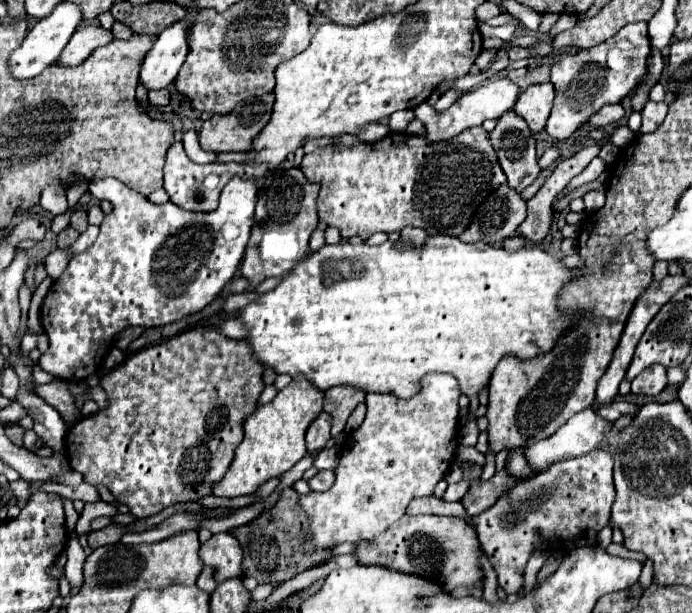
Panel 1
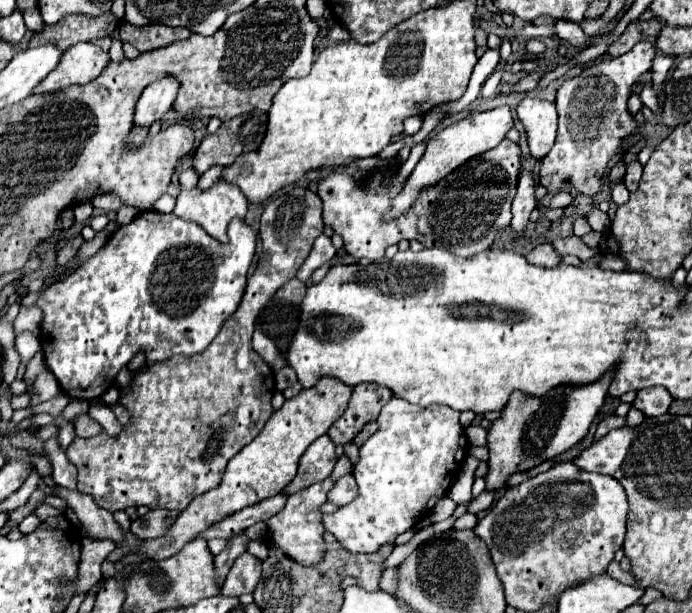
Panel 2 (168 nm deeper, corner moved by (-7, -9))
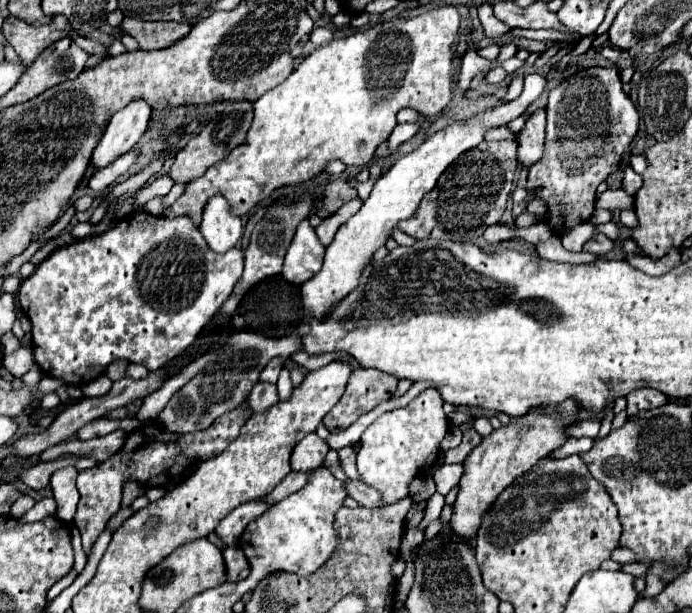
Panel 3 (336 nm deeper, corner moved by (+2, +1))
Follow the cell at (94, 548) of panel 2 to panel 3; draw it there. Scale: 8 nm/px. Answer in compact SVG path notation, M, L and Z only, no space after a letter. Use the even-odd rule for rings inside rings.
M131 507L121 508L109 521L106 525L106 530L113 533L115 532L122 523L133 515L133 510Z

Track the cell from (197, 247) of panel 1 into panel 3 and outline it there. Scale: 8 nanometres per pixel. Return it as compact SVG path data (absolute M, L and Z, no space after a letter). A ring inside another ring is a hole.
M134 212L134 214L126 216L122 222L118 222L114 228L110 228L102 234L96 234L96 236L90 236L84 240L74 240L72 244L66 244L66 246L54 250L40 266L36 266L36 272L32 276L22 280L22 286L16 296L18 296L22 312L32 322L32 352L34 352L34 360L42 368L42 372L46 376L62 378L66 384L86 386L88 382L98 378L106 370L106 366L112 364L114 360L128 360L132 364L142 364L148 370L158 370L164 364L168 364L172 358L180 356L190 344L194 344L194 340L200 336L204 326L218 314L222 304L228 300L234 284L242 276L242 268L244 268L242 250L232 248L226 254L214 254L190 218L182 216L182 218L168 220L164 216L150 216L148 212Z

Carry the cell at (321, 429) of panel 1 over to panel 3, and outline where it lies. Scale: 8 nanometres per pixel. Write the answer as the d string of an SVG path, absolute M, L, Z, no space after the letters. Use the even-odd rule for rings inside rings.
M316 432L308 434L304 440L296 444L292 452L292 470L308 472L308 470L318 468L324 462L328 450L330 446Z

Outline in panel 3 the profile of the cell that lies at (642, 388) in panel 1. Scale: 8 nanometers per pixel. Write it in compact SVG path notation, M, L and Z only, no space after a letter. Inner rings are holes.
M640 388L640 390L634 390L632 394L628 394L626 400L628 400L626 412L628 412L628 416L634 416L640 410L652 410L652 408L666 404L668 396L658 390L652 390L652 388Z

